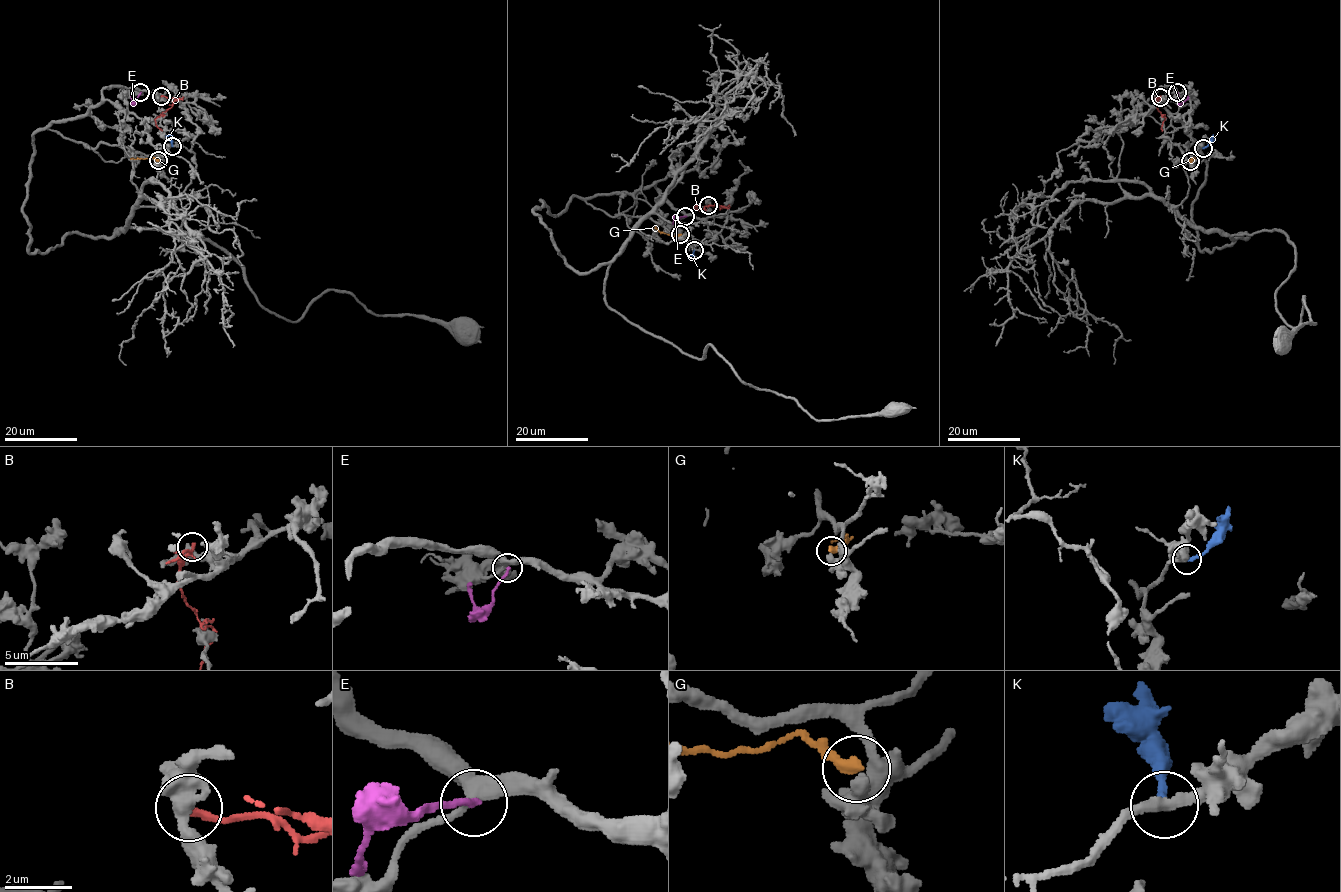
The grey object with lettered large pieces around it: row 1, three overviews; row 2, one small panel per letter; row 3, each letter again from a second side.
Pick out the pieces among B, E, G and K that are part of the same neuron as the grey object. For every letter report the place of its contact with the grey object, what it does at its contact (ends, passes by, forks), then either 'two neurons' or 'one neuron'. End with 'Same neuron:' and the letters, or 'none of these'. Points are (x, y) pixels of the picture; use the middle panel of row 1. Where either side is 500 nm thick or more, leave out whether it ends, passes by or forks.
B: contact (708, 205); two neurons
E: contact (685, 216); it ends; two neurons
G: contact (680, 234); it ends; two neurons
K: contact (694, 250); it ends; one neuron
Same neuron: K

